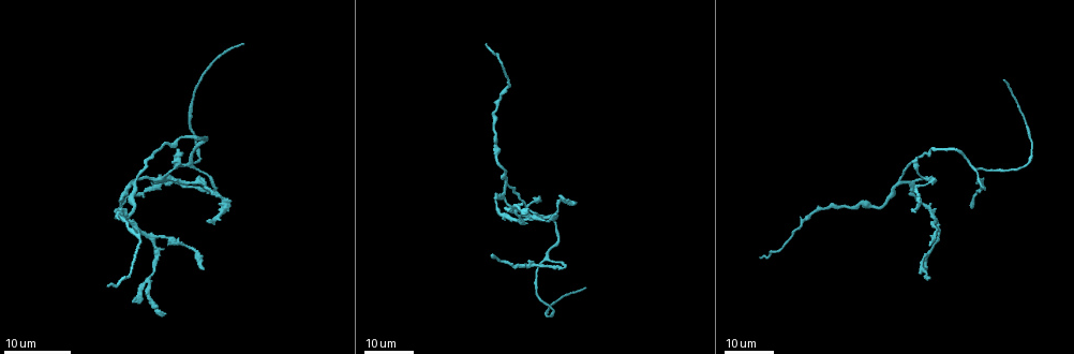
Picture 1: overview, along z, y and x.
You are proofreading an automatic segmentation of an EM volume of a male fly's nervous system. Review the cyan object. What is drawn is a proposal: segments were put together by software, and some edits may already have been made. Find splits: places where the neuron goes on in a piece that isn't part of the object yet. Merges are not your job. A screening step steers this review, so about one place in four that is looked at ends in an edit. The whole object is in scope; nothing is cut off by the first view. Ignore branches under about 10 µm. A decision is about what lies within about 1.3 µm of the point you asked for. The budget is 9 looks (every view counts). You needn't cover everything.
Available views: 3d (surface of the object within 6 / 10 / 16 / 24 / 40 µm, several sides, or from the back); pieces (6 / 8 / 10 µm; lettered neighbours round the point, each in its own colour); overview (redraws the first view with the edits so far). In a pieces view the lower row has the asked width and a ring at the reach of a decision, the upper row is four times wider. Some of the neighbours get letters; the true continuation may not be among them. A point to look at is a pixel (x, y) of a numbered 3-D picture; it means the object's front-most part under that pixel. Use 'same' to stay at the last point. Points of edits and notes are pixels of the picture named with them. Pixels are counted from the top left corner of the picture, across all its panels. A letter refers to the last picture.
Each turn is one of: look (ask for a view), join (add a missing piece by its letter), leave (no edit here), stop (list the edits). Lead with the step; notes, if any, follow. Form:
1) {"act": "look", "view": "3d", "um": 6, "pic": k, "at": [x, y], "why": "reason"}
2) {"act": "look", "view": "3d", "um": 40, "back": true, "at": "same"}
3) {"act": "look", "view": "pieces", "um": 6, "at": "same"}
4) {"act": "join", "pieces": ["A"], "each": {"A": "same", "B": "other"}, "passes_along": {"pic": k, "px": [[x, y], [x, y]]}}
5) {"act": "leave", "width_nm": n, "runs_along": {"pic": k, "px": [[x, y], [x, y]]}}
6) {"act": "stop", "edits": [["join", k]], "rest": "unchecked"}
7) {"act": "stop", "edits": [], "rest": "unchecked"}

{"act": "look", "view": "3d", "um": 24, "pic": 1, "at": [970, 207], "why": "free end"}

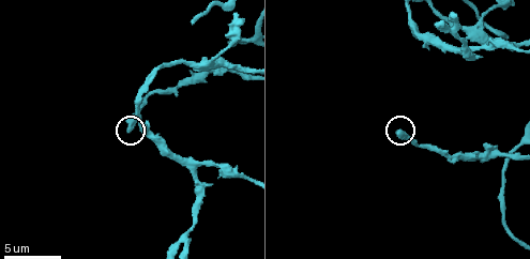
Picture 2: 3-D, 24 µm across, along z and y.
{"act": "look", "view": "pieces", "um": 6, "pic": 2, "at": [127, 130]}

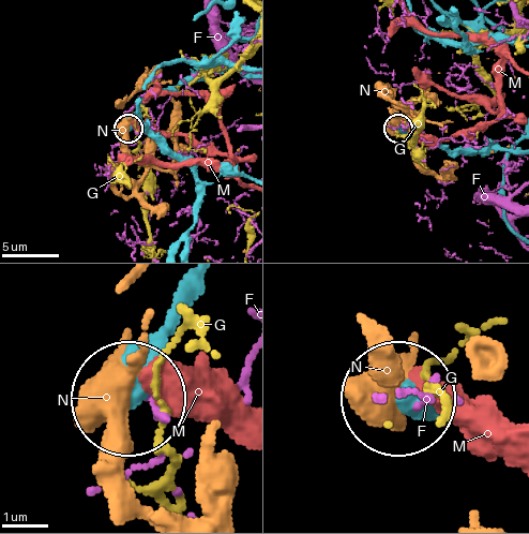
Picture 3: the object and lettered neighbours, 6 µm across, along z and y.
{"act": "leave", "each": {"F": "other", "G": "other", "M": "other", "N": "other"}, "runs_along": {"pic": 3, "px": [[201, 284], [129, 396]]}, "found": "none of them fits"}

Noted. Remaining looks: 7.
{"act": "look", "view": "3d", "um": 16, "pic": 1, "at": [931, 245]}

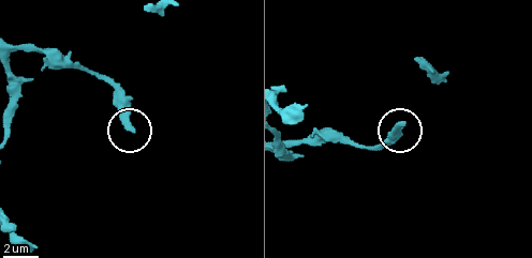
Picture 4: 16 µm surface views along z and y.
{"act": "look", "view": "pieces", "um": 6, "pic": 4, "at": [133, 127]}

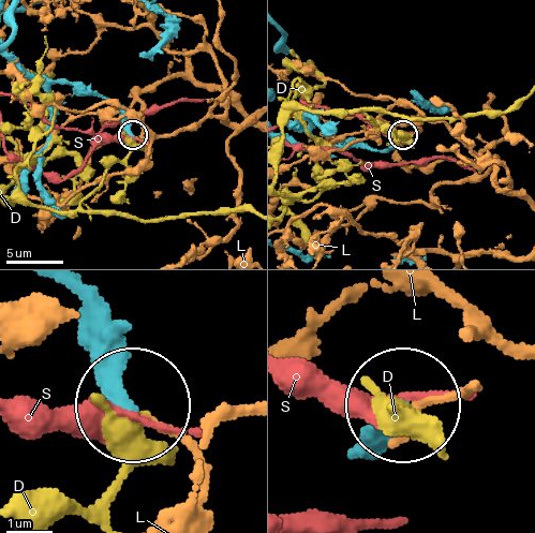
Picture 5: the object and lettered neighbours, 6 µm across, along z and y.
{"act": "leave", "width_nm": 300, "each": {"D": "other", "L": "other", "S": "other"}, "runs_along": {"pic": 5, "px": [[64, 290], [80, 346], [130, 400]]}, "found": "none of them fits"}

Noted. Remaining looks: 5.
{"act": "look", "view": "3d", "um": 16, "pic": 1, "at": [762, 256], "why": "thin end"}

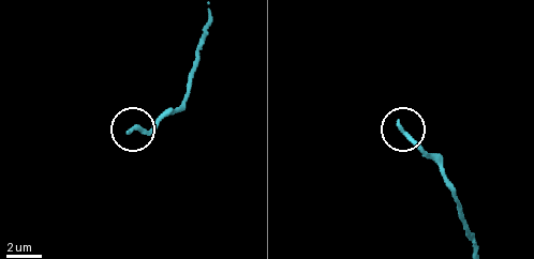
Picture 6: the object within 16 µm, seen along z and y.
{"act": "look", "view": "pieces", "um": 8, "pic": 6, "at": [400, 124]}

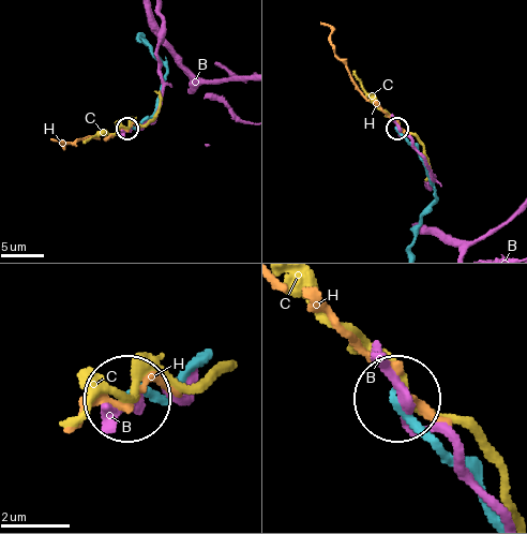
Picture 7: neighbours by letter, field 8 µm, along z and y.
{"act": "leave", "each": {"B": "other", "C": "other", "H": "other"}, "found": "none of them fits"}

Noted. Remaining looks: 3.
{"act": "look", "view": "3d", "um": 24, "pic": 1, "at": [242, 45]}

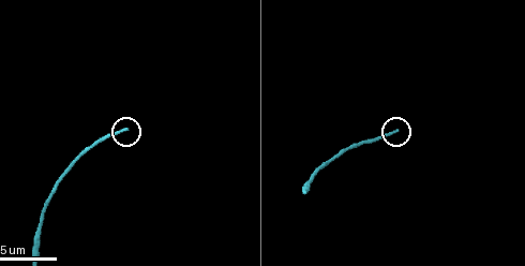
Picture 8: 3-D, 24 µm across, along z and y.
{"act": "look", "view": "pieces", "um": 10, "pic": 8, "at": [126, 128]}

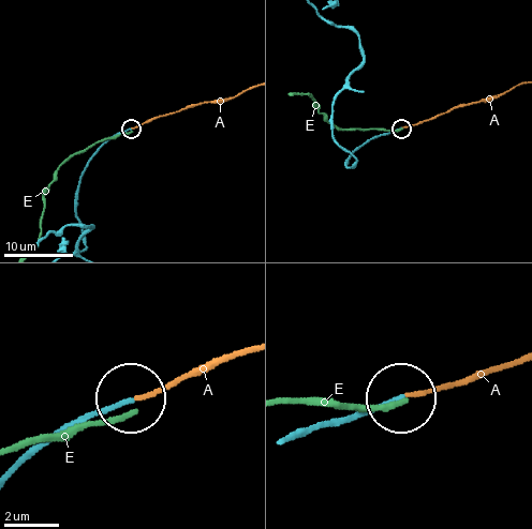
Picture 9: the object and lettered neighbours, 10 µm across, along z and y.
{"act": "join", "pieces": ["A"], "each": {"A": "same", "E": "other"}, "passes_along": {"pic": 9, "px": [[328, 424], [478, 378], [513, 359]]}, "found": "it goes on there"}

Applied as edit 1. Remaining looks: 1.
{"act": "stop", "edits": [["join", 9]], "rest": "unchecked"}

